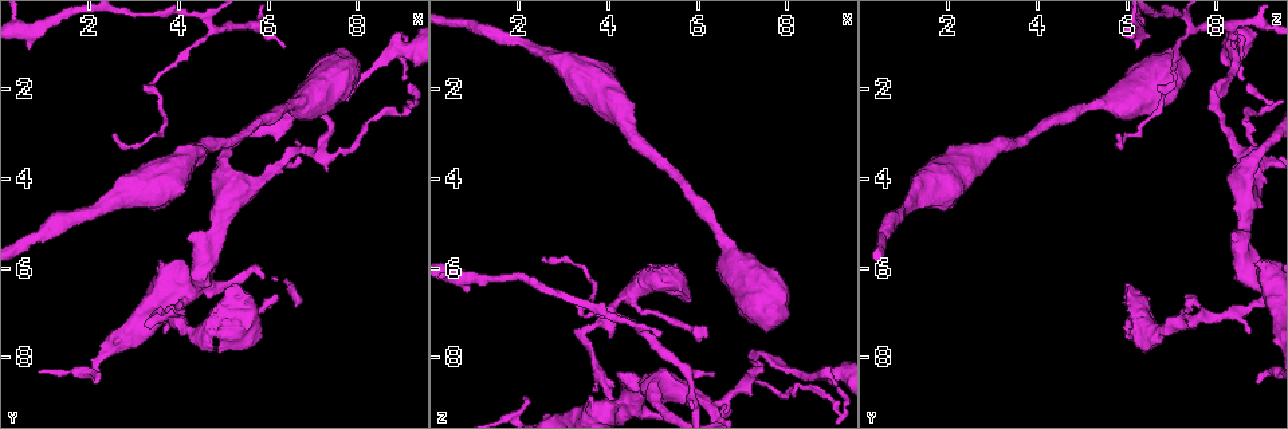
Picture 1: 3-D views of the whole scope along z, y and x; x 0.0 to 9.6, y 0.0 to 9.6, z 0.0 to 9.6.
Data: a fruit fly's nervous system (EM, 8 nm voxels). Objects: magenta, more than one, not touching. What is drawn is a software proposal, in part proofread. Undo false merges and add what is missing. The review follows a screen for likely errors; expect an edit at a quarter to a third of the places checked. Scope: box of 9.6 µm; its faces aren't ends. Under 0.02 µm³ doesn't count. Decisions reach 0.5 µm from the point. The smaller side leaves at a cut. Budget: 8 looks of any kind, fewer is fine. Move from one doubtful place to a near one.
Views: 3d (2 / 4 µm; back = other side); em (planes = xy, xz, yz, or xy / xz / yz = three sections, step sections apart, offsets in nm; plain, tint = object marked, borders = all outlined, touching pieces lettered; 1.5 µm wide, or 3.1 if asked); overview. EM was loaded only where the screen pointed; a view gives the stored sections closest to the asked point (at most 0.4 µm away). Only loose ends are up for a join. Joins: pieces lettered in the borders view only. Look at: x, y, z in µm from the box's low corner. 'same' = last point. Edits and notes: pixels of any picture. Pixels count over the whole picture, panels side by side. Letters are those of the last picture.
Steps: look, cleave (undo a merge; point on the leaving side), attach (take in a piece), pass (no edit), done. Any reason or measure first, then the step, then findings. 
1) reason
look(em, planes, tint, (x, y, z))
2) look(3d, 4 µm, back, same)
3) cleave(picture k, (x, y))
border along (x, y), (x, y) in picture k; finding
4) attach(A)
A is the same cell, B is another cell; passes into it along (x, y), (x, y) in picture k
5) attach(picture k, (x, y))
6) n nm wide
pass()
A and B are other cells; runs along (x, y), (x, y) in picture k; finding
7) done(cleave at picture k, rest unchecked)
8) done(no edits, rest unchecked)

thin arm on a thick one
look(3d, 4 µm, (4.15, 6.65, 9.15))

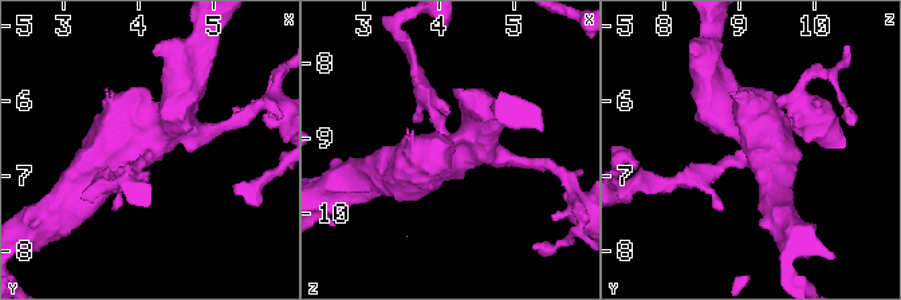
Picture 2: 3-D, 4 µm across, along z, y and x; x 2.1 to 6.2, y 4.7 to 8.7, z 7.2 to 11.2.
shape alone is not enough
look(em, xy, step 8, tint, (4.15, 6.70, 9.10))

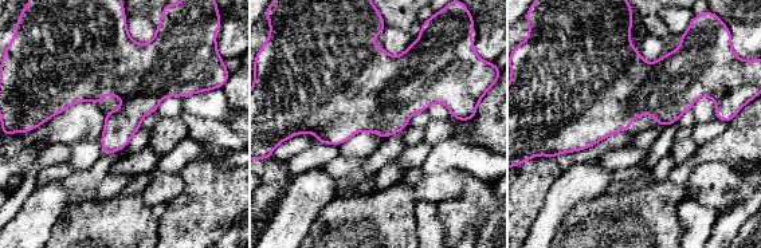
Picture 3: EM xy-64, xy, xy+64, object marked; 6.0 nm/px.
look(em, planes, borders, same)

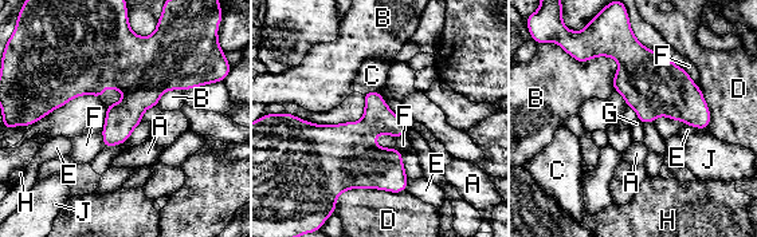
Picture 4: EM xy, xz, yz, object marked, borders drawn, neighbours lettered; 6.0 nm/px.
D touches over 440 nm
pass()
A, B, C, D, E, F, G, H and J are other cells; continuous, no second neuron

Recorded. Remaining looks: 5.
sudden change in width
look(em, planes, borders, (8.85, 1.10, 8.40))

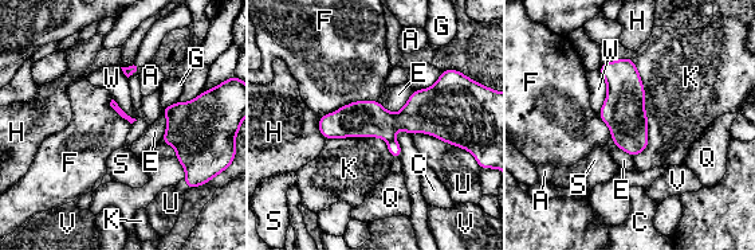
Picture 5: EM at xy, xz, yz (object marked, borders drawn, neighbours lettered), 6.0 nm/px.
220 nm wide
pass()
A, C, E, F, G, H, K, Q, S, U, V and W are other cells; runs along (453, 113), (322, 128) in picture 5; continuous, no second neuron

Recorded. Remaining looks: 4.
sharp bend
look(3d, 2 µm, (7.25, 2.55, 8.05))

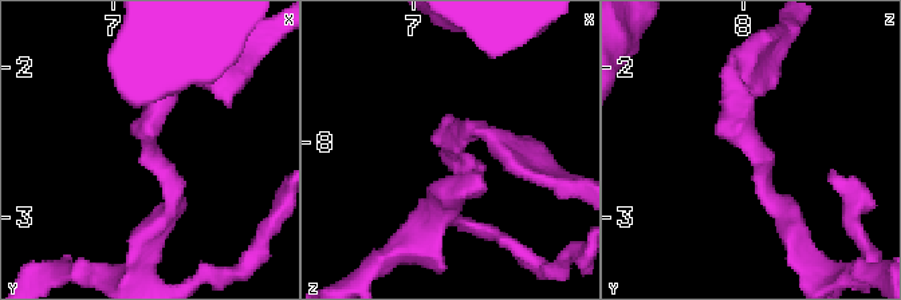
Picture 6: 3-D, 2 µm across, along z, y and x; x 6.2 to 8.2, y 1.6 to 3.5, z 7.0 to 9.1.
look(em, yz, step 4, borders, (7.28, 2.46, 8.10))

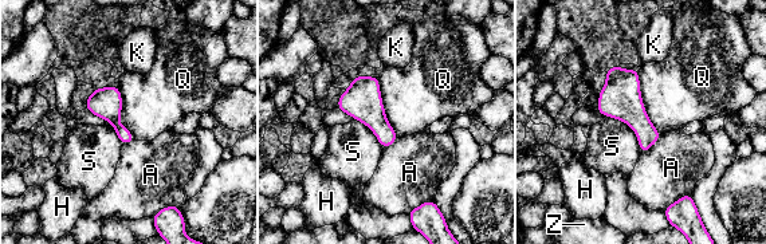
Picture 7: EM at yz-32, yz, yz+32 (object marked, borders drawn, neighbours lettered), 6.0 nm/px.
arms of 160, 180 nm
pass()
A, H, K, Q, S and Z are other cells; all the same neuron

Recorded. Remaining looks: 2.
done(no edits, rest unchecked)

